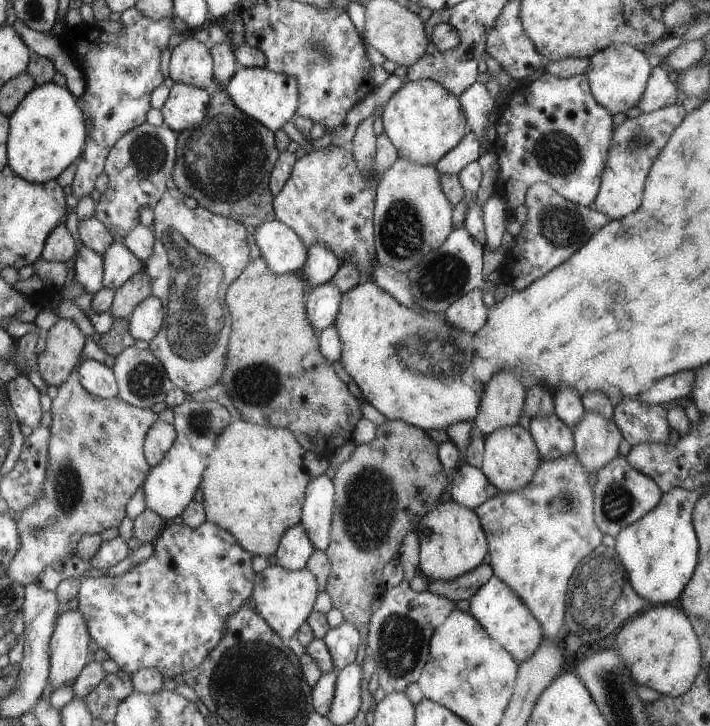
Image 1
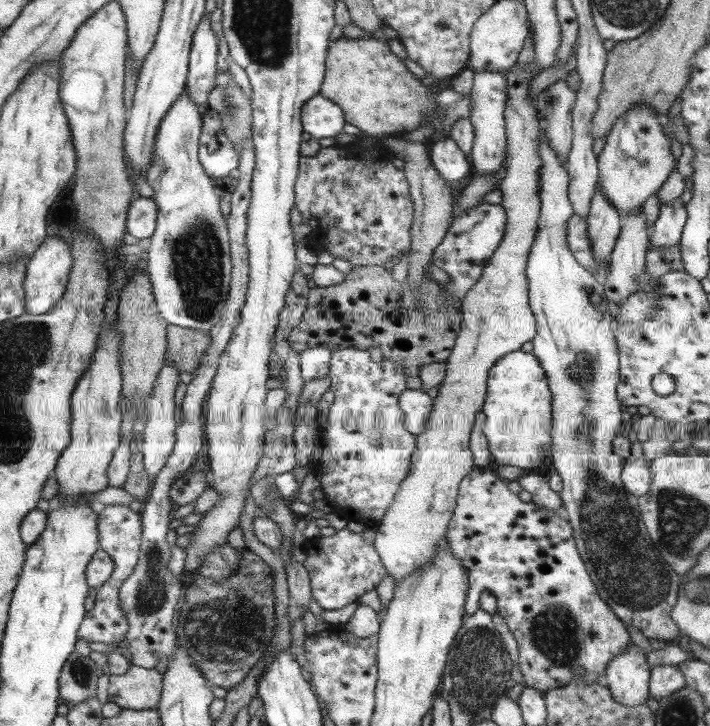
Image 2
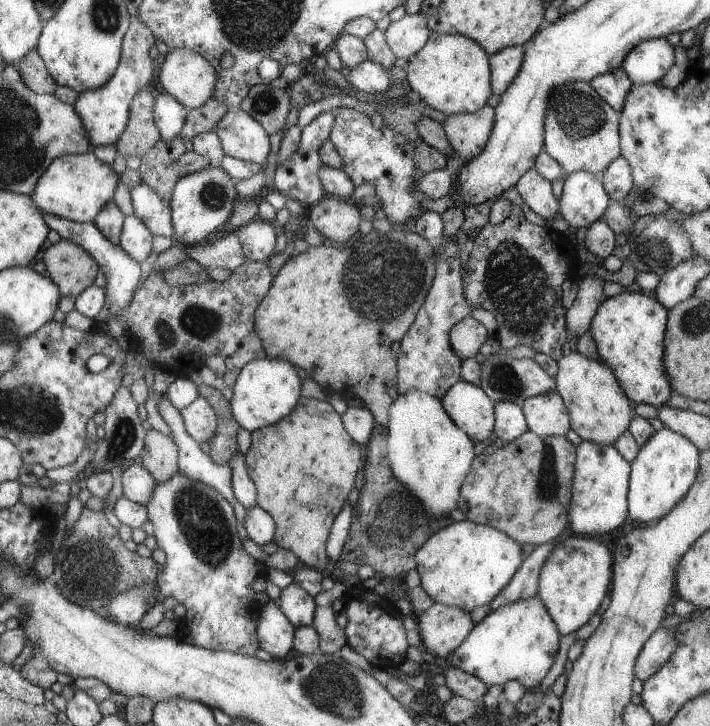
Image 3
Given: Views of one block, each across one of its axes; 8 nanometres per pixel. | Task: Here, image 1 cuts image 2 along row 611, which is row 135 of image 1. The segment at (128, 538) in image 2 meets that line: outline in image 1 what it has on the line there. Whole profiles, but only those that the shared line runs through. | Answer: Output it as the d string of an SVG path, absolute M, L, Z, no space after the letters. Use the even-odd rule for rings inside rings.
M135 6L122 12L120 22L124 26L122 36L107 34L100 27L86 26L66 28L60 35L63 48L73 56L85 73L87 88L79 100L84 117L92 122L92 134L84 146L84 154L77 163L72 182L72 195L77 199L90 196L96 188L96 178L106 170L106 160L111 148L118 141L146 120L150 110L150 94L162 84L160 52L166 48L168 38L179 29L188 31L185 23L176 16L170 19L152 21L144 17Z

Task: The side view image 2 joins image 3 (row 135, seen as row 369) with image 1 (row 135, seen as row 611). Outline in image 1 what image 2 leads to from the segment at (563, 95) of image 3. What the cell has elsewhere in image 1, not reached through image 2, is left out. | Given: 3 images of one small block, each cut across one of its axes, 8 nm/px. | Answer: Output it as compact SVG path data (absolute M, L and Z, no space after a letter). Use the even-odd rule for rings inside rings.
M675 103L650 113L640 114L636 118L627 118L620 126L615 126L608 159L602 172L601 186L592 208L612 220L634 212L642 202L646 178L656 158L686 117L683 106Z

